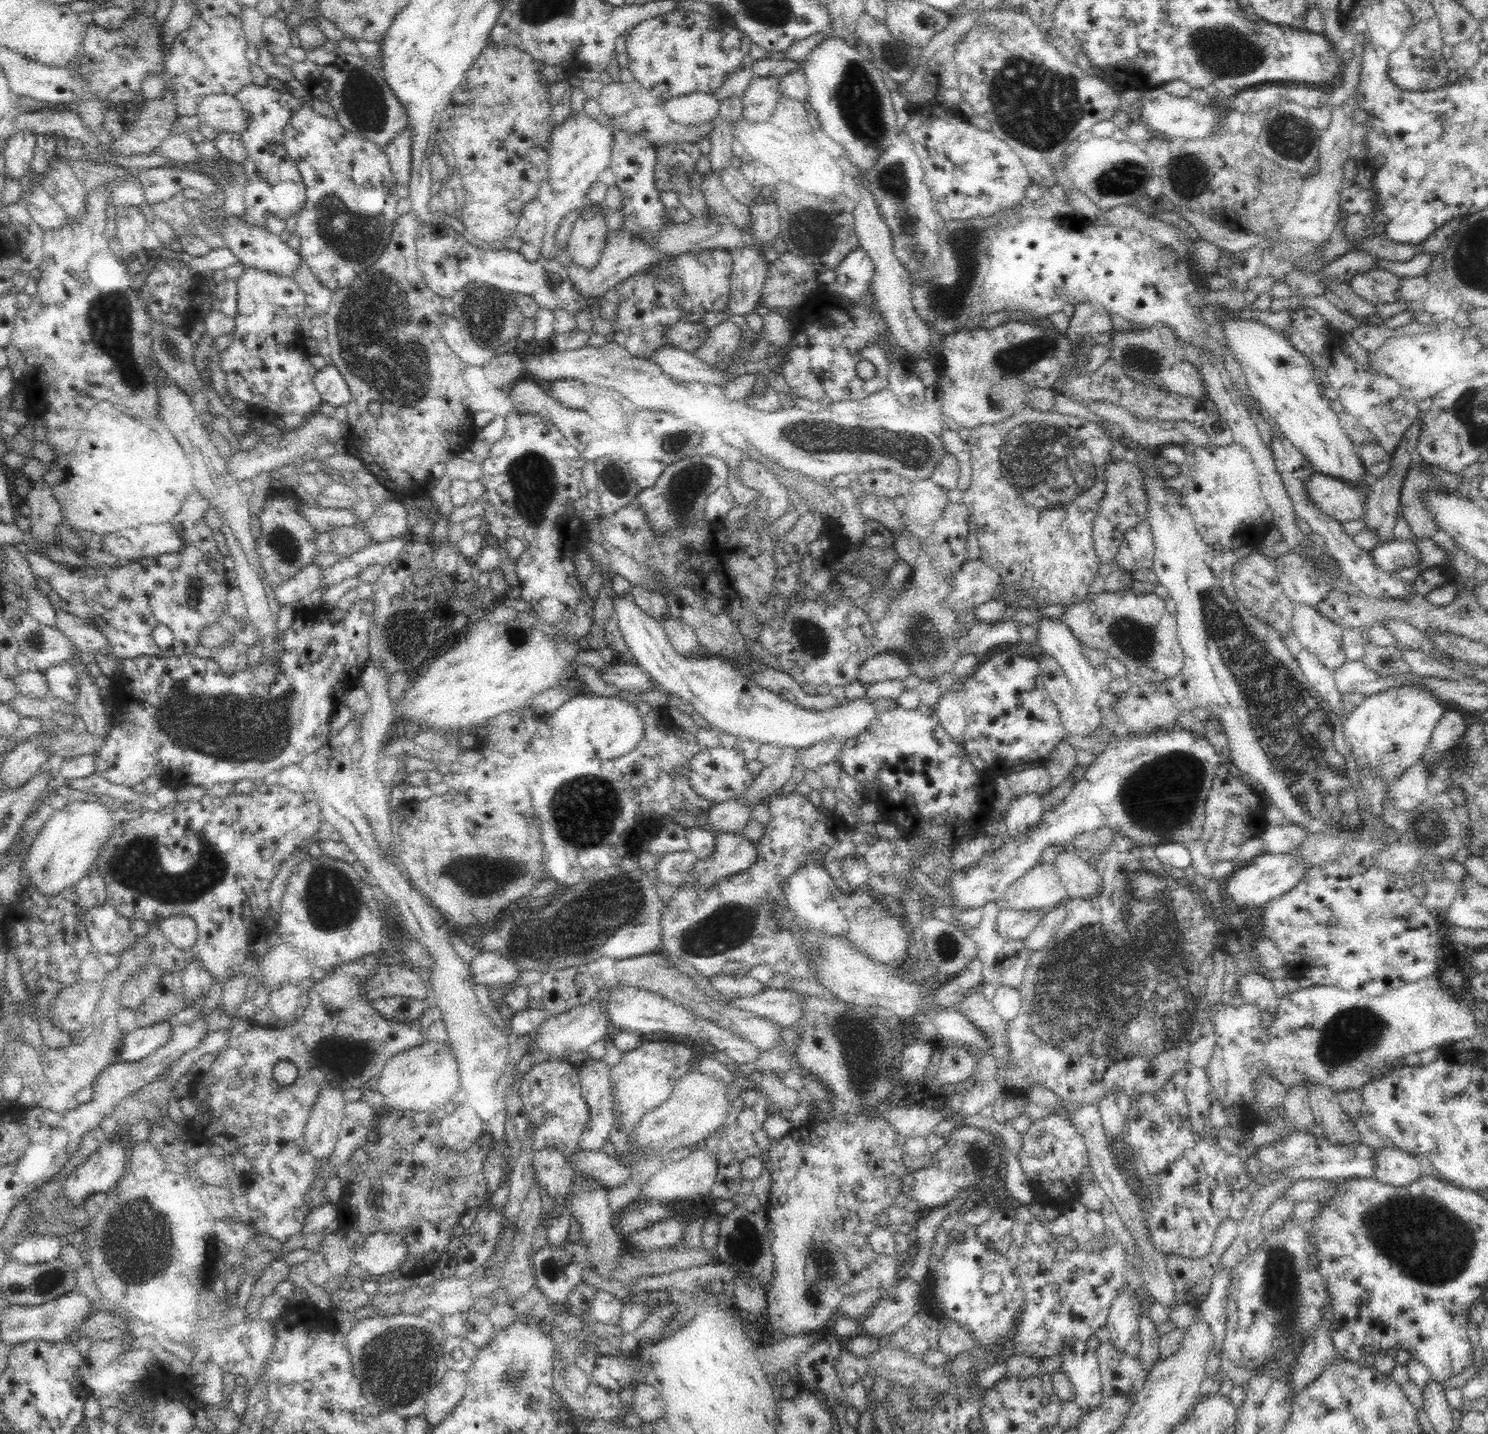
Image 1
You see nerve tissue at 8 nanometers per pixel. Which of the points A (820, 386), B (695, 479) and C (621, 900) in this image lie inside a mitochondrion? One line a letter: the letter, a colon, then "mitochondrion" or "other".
A: other
B: mitochondrion
C: mitochondrion

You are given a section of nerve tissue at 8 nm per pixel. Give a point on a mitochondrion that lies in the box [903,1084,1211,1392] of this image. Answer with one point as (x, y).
(981, 1155)

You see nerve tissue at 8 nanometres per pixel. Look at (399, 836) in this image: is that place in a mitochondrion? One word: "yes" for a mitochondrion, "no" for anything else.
no

